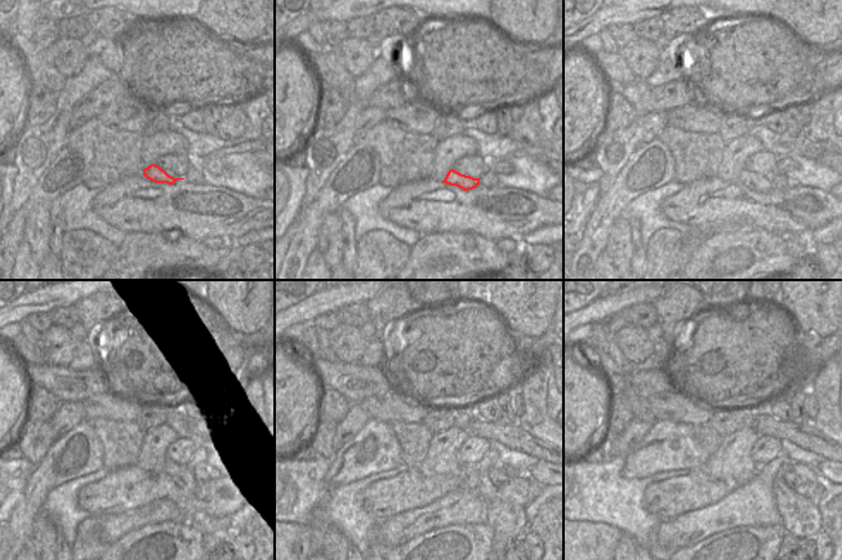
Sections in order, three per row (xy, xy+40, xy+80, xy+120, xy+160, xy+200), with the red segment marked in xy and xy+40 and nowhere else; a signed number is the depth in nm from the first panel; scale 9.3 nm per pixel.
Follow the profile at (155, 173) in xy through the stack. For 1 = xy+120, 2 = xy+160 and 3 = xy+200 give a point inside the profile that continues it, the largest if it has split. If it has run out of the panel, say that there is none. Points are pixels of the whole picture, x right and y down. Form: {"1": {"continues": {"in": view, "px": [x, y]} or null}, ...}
{"1": {"continues": {"in": "xy+120", "px": [182, 475]}}, "2": {"continues": {"in": "xy+160", "px": [508, 519]}}, "3": {"continues": {"in": "xy+200", "px": [801, 516]}}}

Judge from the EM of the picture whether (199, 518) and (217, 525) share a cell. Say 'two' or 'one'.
one

